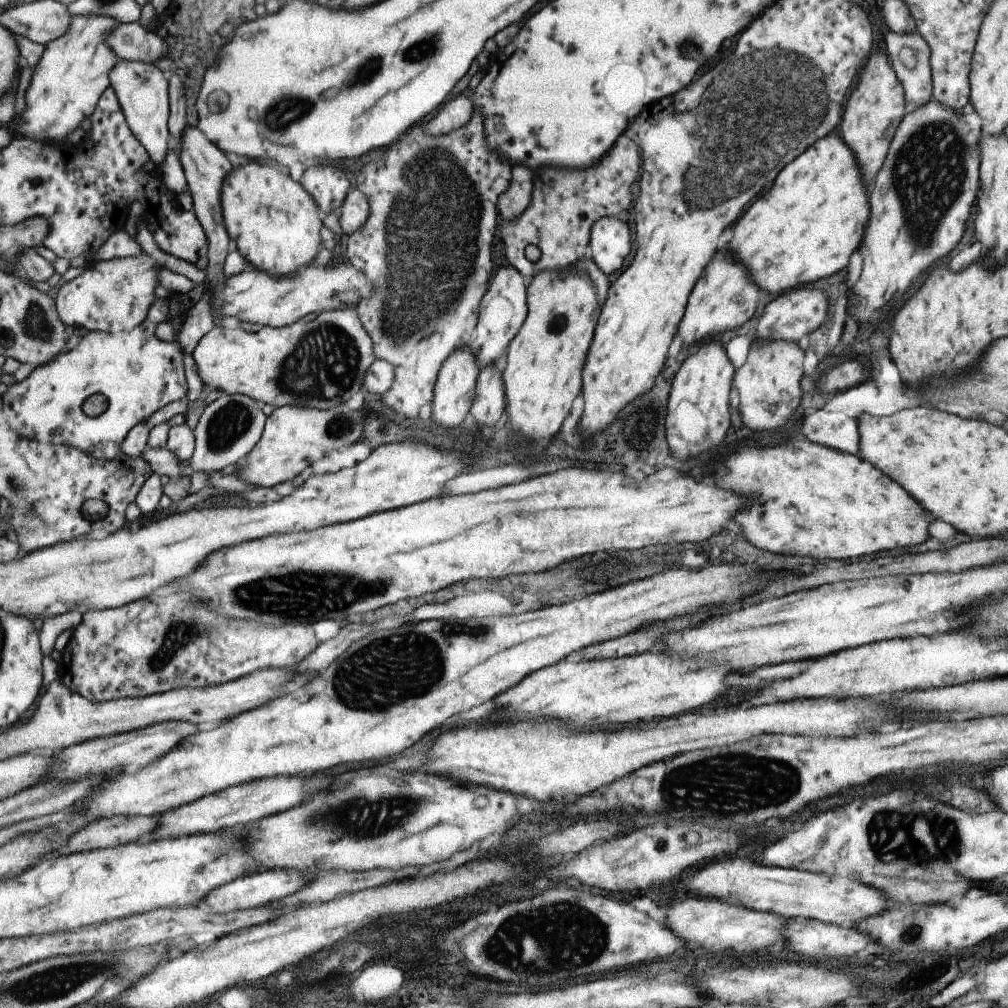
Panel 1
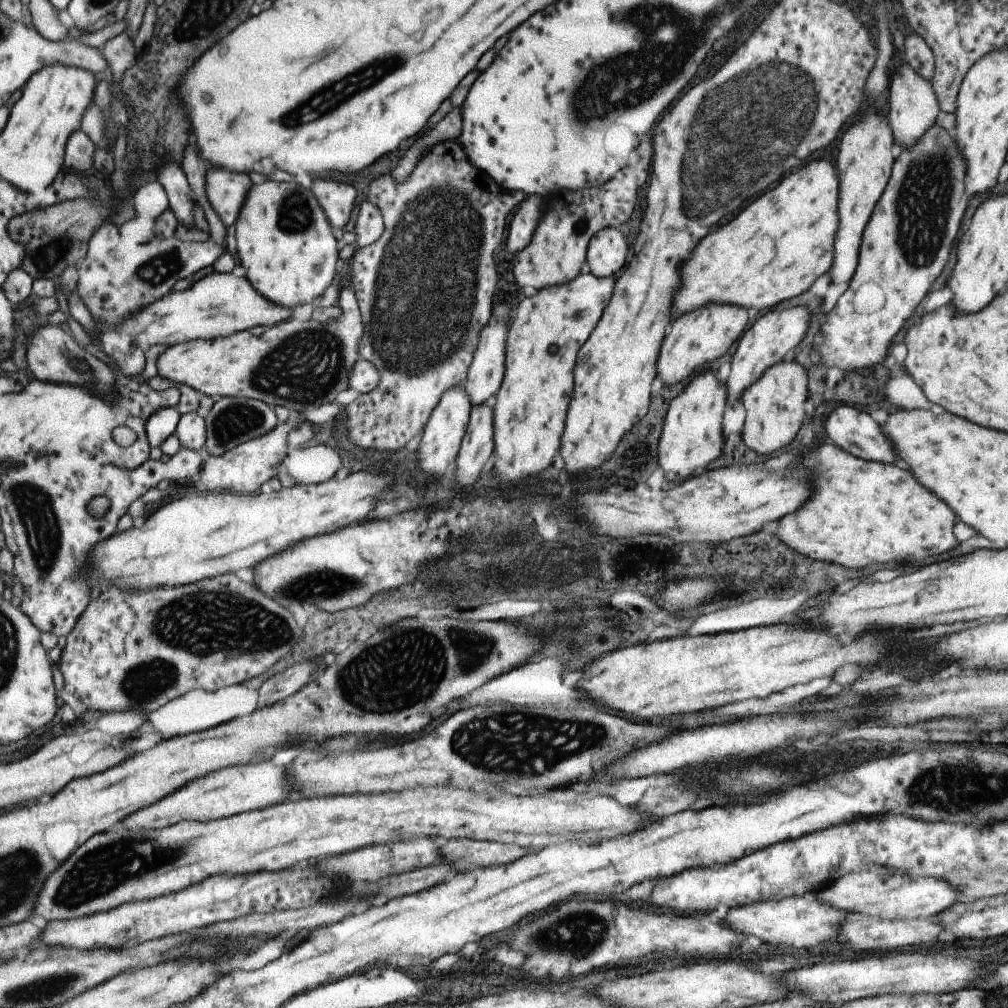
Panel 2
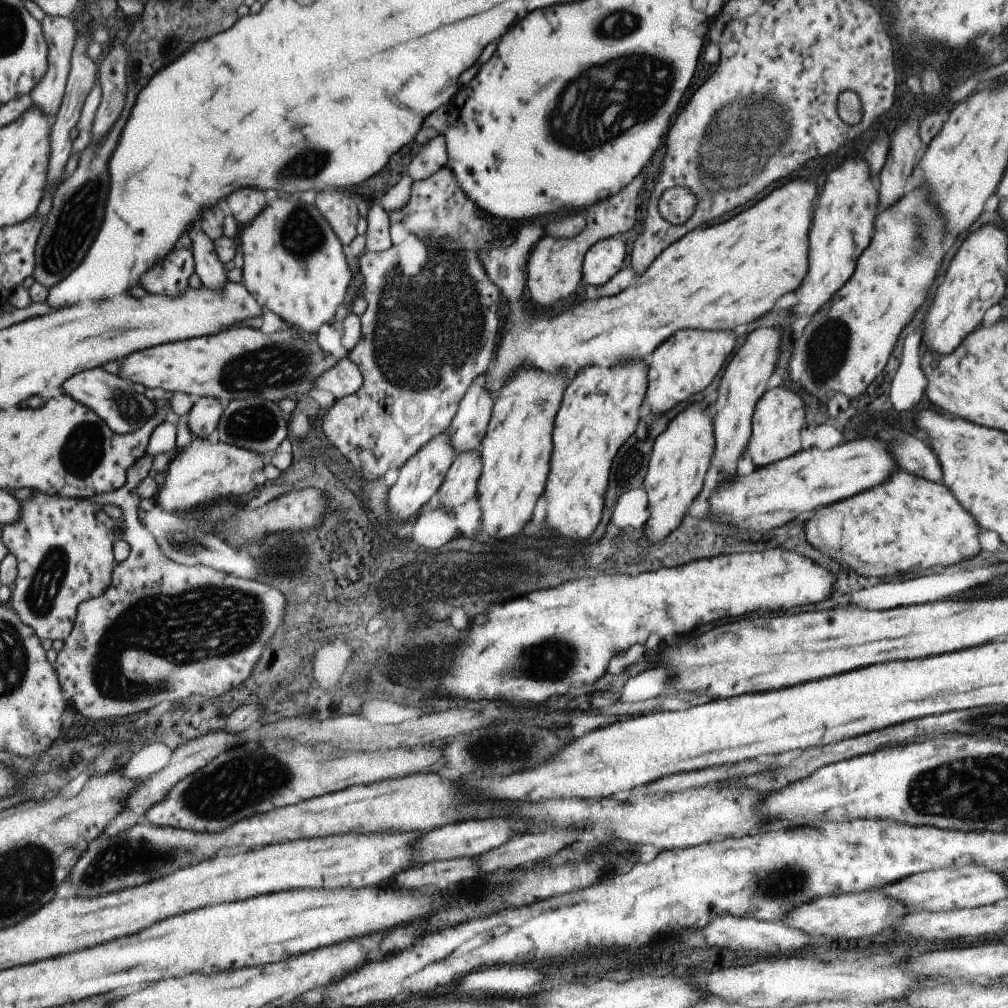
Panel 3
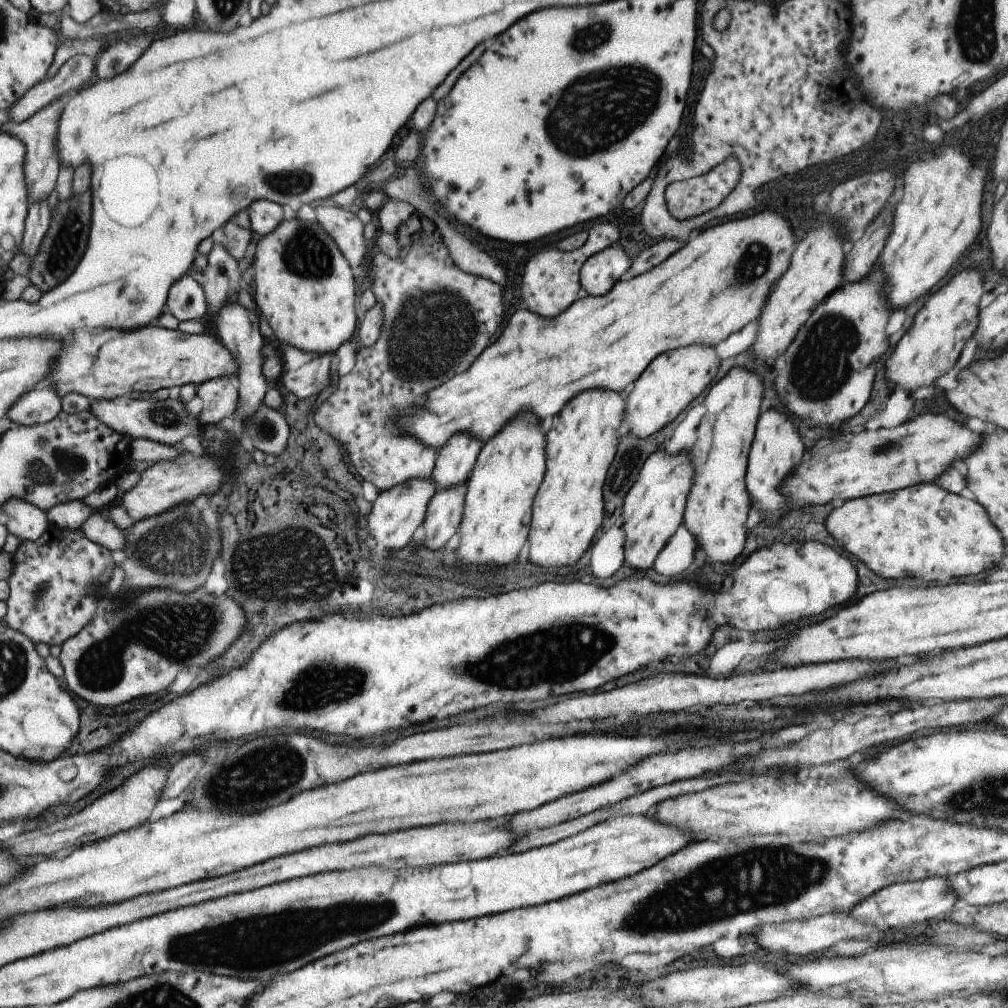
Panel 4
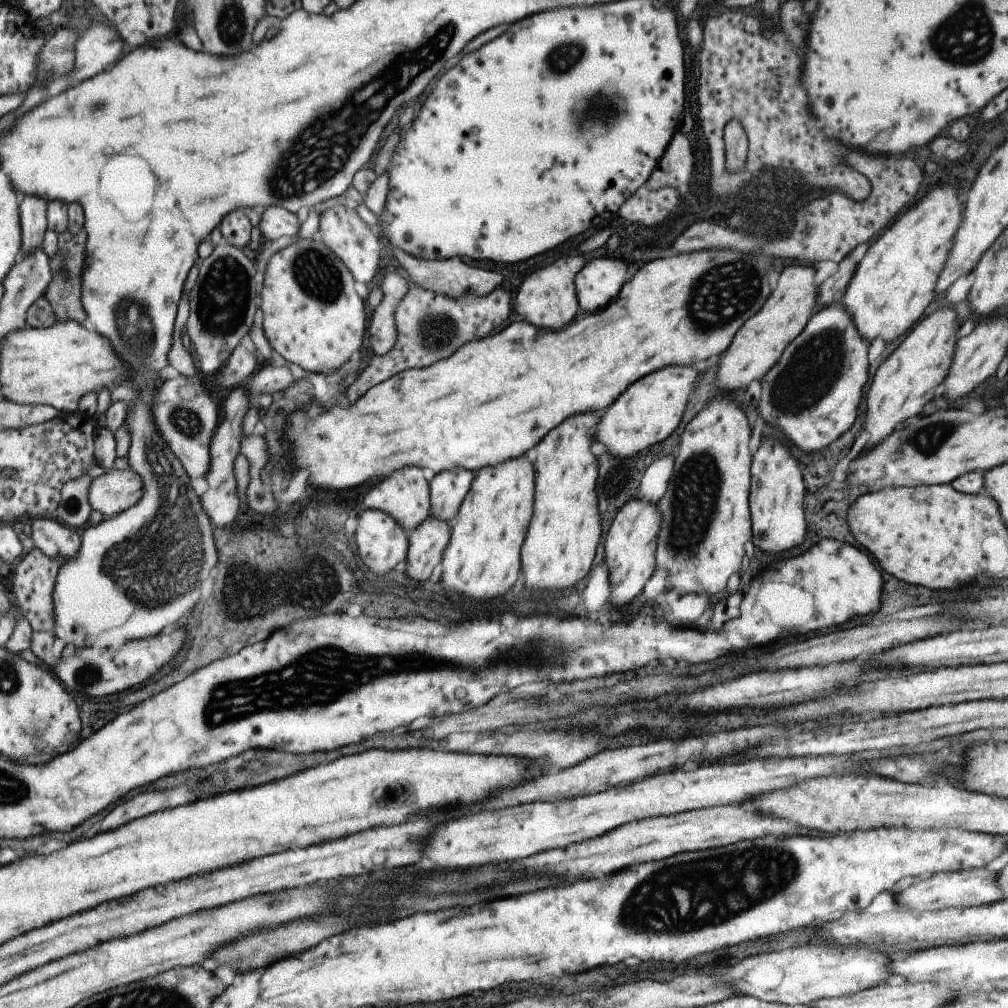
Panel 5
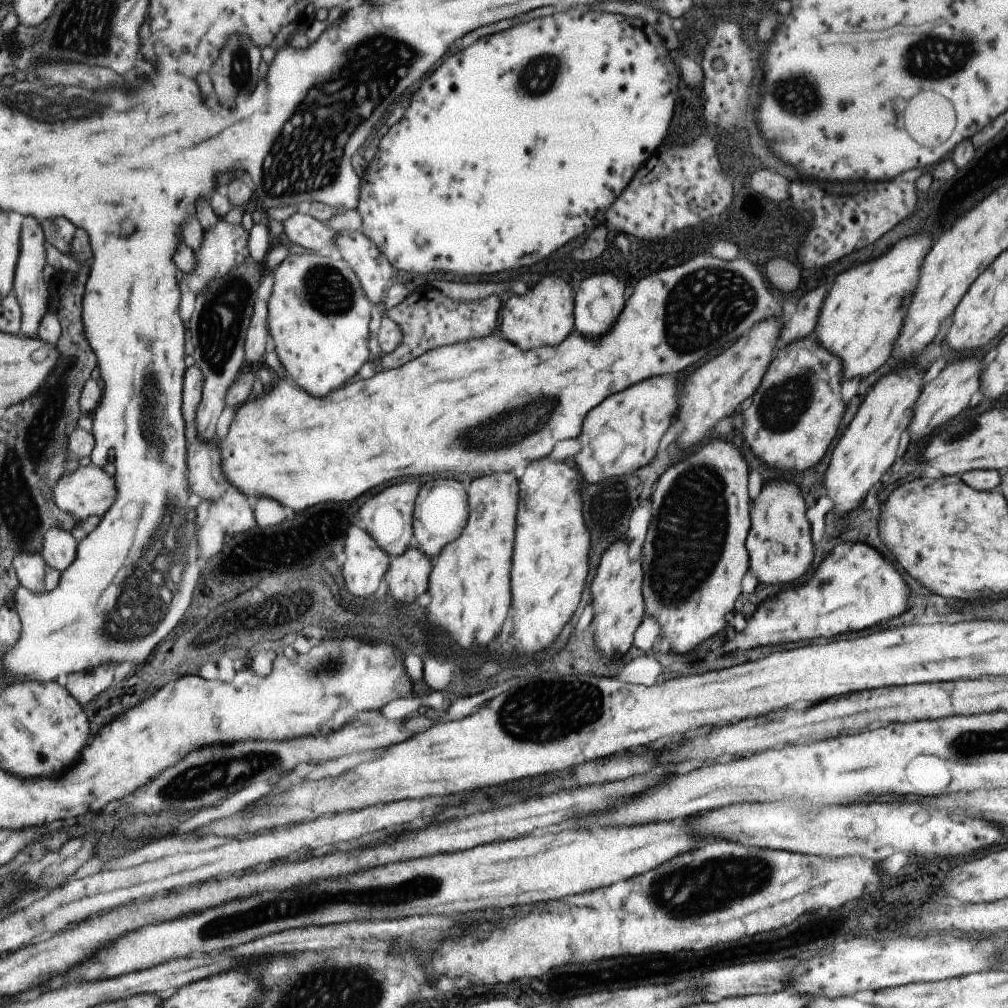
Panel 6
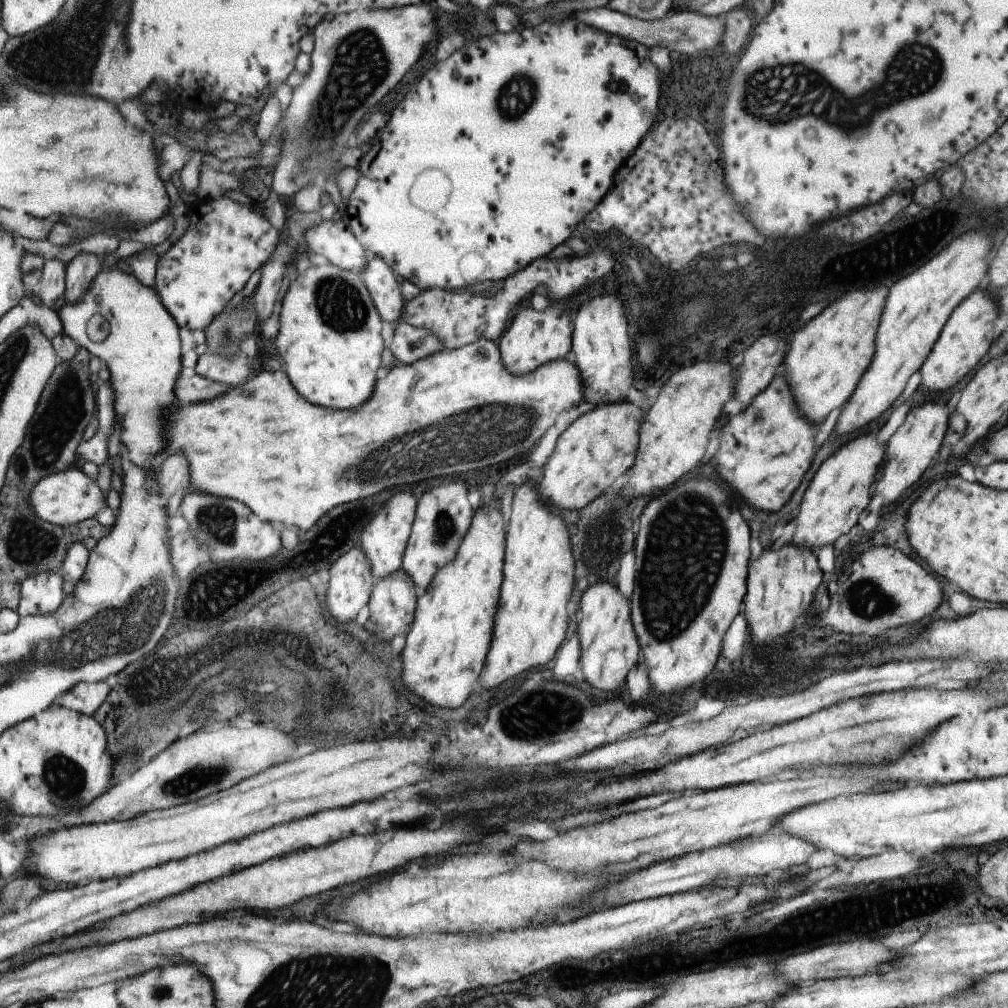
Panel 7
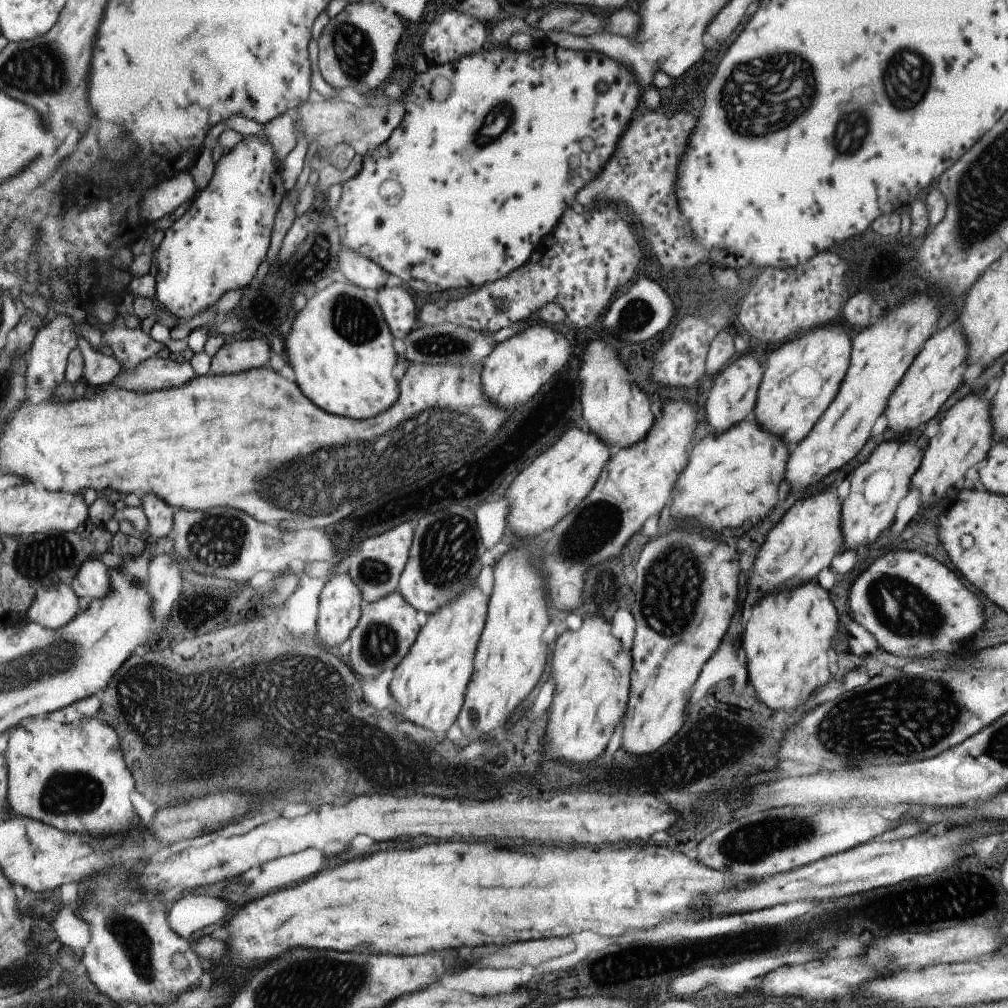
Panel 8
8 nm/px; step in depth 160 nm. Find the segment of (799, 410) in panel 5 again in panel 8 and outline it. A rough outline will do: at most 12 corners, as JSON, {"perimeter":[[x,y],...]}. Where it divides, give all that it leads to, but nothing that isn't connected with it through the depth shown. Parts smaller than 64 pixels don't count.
{"perimeter":[[743,419],[691,446],[671,516],[745,532],[789,450]]}

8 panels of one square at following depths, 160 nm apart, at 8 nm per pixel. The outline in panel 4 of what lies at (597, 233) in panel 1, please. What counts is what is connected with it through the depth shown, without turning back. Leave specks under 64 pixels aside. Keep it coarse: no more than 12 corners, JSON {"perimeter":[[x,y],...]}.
{"perimeter":[[610,245],[580,268],[581,288],[605,294],[625,274],[629,260]]}

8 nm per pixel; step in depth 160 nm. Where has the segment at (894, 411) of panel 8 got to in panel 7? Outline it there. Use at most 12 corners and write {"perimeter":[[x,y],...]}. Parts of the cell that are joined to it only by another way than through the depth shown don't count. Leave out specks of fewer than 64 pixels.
{"perimeter":[[973,290],[921,366],[923,390],[943,392],[993,340],[997,304]]}

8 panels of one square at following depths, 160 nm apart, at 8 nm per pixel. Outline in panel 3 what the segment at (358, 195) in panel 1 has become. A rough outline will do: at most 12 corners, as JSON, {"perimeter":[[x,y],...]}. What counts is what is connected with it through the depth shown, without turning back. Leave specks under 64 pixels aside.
{"perimeter":[[368,206],[364,251],[390,247],[388,214]]}

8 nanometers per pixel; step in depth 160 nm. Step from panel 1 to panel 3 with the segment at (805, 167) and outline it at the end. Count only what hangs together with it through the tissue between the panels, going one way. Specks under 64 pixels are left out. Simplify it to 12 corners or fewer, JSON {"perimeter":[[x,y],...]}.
{"perimeter":[[789,180],[555,318],[511,300],[484,387],[523,362],[643,360],[733,330],[807,272],[813,180]]}

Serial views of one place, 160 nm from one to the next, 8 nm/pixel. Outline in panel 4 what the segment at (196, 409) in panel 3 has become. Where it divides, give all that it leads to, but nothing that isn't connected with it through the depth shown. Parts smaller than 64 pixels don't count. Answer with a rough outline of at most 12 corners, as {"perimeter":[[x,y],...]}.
{"perimeter":[[215,379],[197,387],[204,426],[235,412],[236,382]]}

